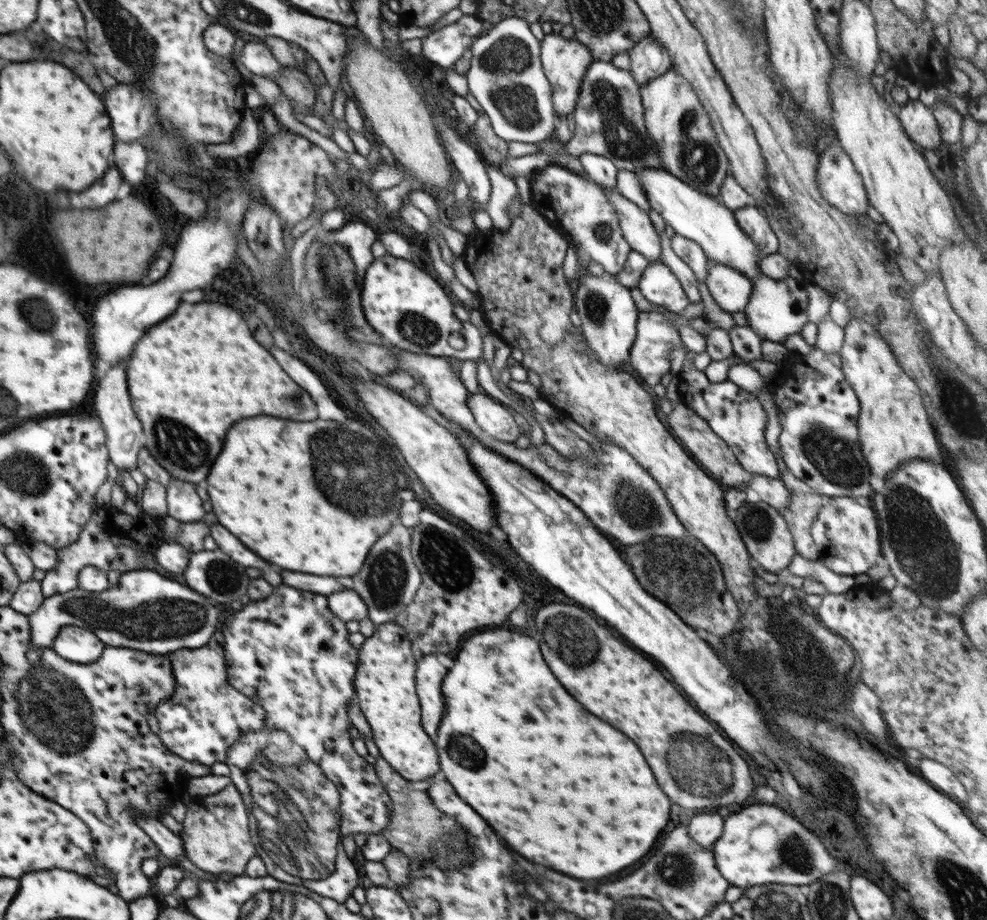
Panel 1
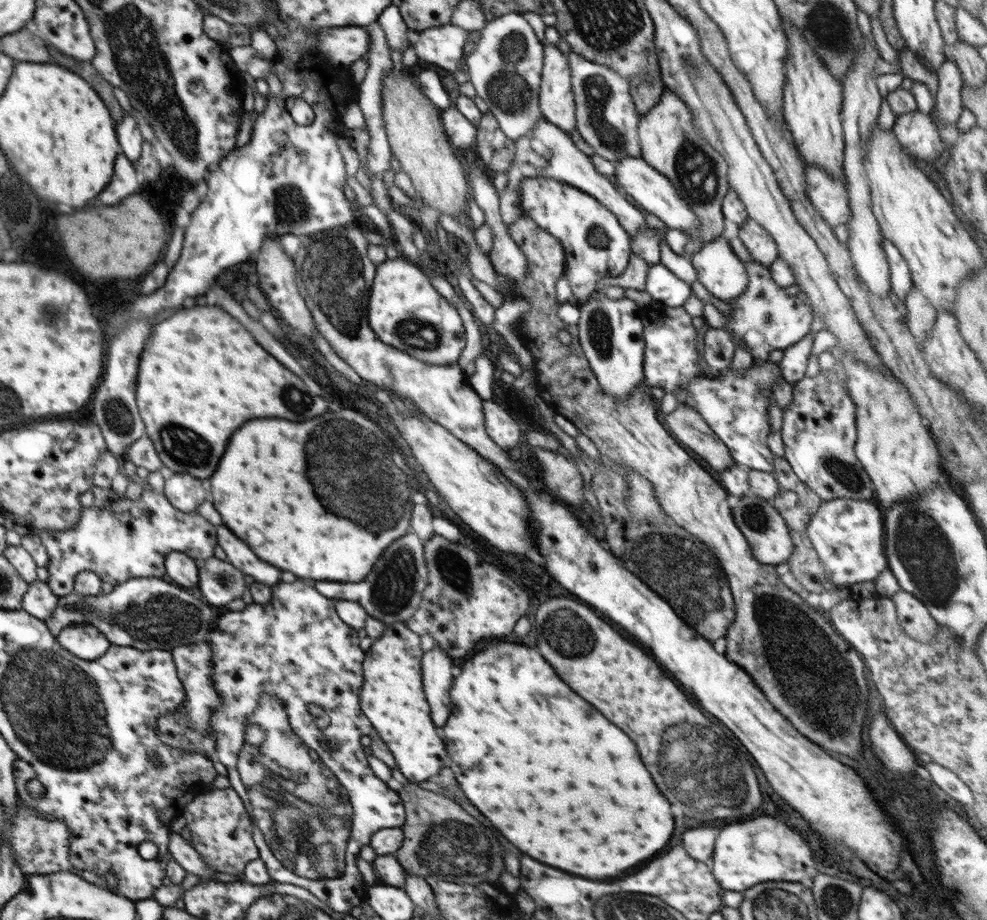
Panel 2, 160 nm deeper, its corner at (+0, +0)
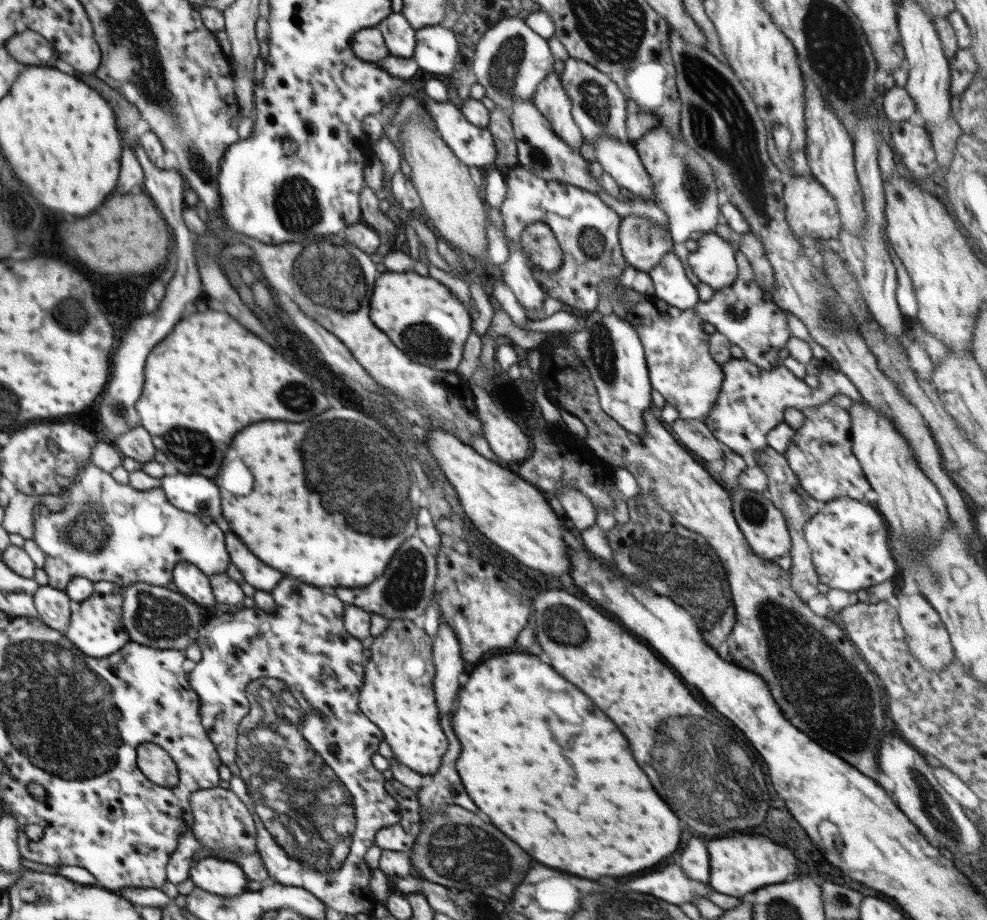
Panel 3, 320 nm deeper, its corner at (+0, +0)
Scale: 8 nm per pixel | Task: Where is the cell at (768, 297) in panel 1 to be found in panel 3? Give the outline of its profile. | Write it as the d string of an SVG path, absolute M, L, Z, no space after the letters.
M741 251L735 253L735 260L739 272L735 282L715 290L710 300L700 301L694 310L705 322L712 323L731 344L739 346L743 350L744 359L763 370L772 370L781 364L780 351L792 336L786 320L787 311L779 308L773 301L764 299L764 290Z

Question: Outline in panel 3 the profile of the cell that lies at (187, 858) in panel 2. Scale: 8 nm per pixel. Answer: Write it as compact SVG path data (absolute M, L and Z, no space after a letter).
M208 856L198 861L196 866L191 866L189 875L196 887L220 896L236 896L236 894L242 894L250 890L248 888L249 878L244 874L243 867L216 856Z

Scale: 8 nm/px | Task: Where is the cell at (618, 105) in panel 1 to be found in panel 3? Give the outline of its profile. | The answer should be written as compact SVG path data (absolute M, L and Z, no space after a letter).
M570 57L565 61L561 83L572 105L574 123L580 127L584 141L594 142L598 135L608 135L629 142L626 128L627 98L607 74L587 62Z

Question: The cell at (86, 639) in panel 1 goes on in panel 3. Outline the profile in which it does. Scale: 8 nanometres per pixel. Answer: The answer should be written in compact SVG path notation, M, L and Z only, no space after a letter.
M112 581L94 583L94 592L80 603L76 612L71 612L71 621L65 635L71 640L74 648L82 650L86 656L104 658L124 648L131 640L121 627L119 619L123 610L122 587L112 584Z

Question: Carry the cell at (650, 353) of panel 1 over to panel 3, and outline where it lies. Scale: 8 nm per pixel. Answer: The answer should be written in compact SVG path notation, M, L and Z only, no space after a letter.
M620 284L608 298L614 312L630 322L640 337L652 388L676 408L679 418L706 418L716 402L724 373L710 354L710 337L702 327L705 320L694 309L680 310L654 294L642 294Z

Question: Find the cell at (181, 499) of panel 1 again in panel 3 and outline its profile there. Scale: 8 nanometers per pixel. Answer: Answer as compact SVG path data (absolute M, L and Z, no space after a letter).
M176 474L160 478L160 488L179 510L192 515L204 515L212 520L222 516L218 486L196 474Z

